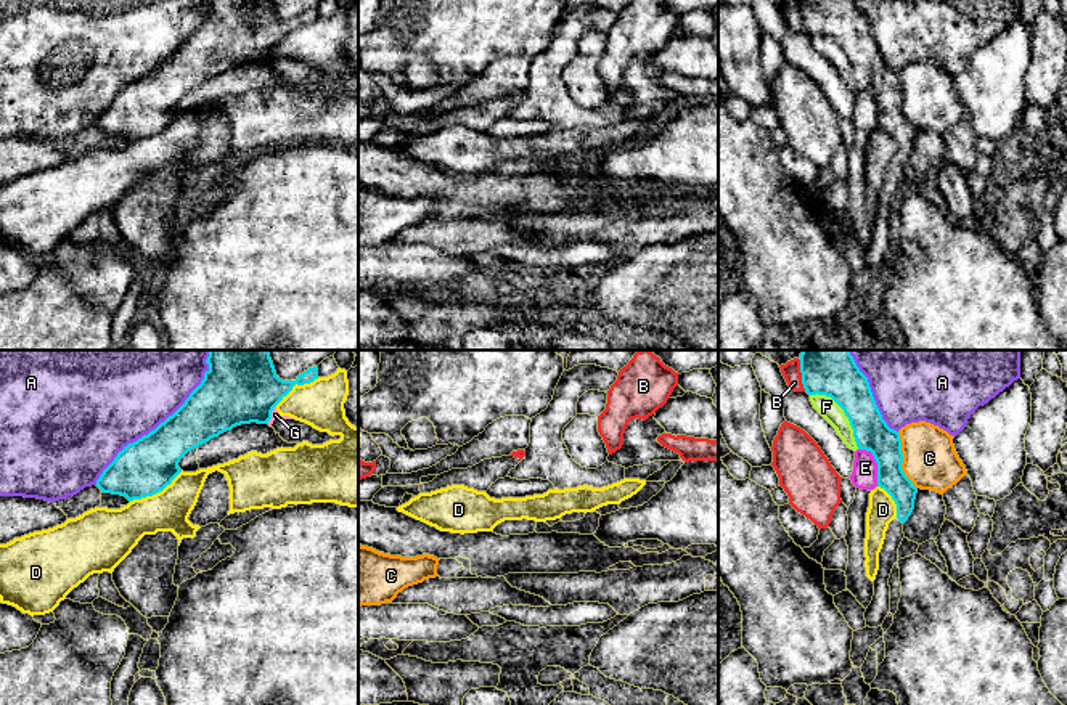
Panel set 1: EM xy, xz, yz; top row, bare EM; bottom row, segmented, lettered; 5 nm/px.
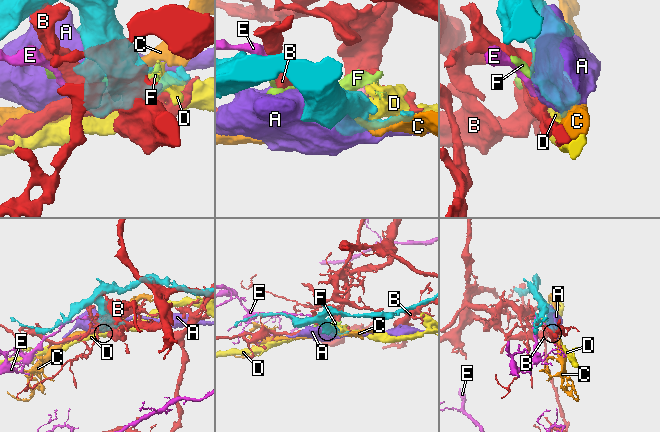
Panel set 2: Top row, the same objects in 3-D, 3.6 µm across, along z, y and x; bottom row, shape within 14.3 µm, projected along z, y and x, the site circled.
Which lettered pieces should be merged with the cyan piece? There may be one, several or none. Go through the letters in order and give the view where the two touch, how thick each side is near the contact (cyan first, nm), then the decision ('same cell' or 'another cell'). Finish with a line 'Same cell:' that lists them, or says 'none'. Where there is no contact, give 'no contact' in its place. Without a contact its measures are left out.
A: contact in xy; calibres 280 and 500 nm; another cell
B: contact in yz; calibres 260 and 90 nm; another cell
C: contact in yz; calibres 180 and 280 nm; another cell
D: contact in xy; calibres 280 and 200 nm; another cell
E: contact in yz; calibres 180 and 130 nm; another cell
F: contact in yz; calibres 260 and 100 nm; another cell
G: contact in xy; calibres 360 and 50 nm; another cell
Same cell: none

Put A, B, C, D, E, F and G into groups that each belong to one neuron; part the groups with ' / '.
A / B / C / D F G / E

